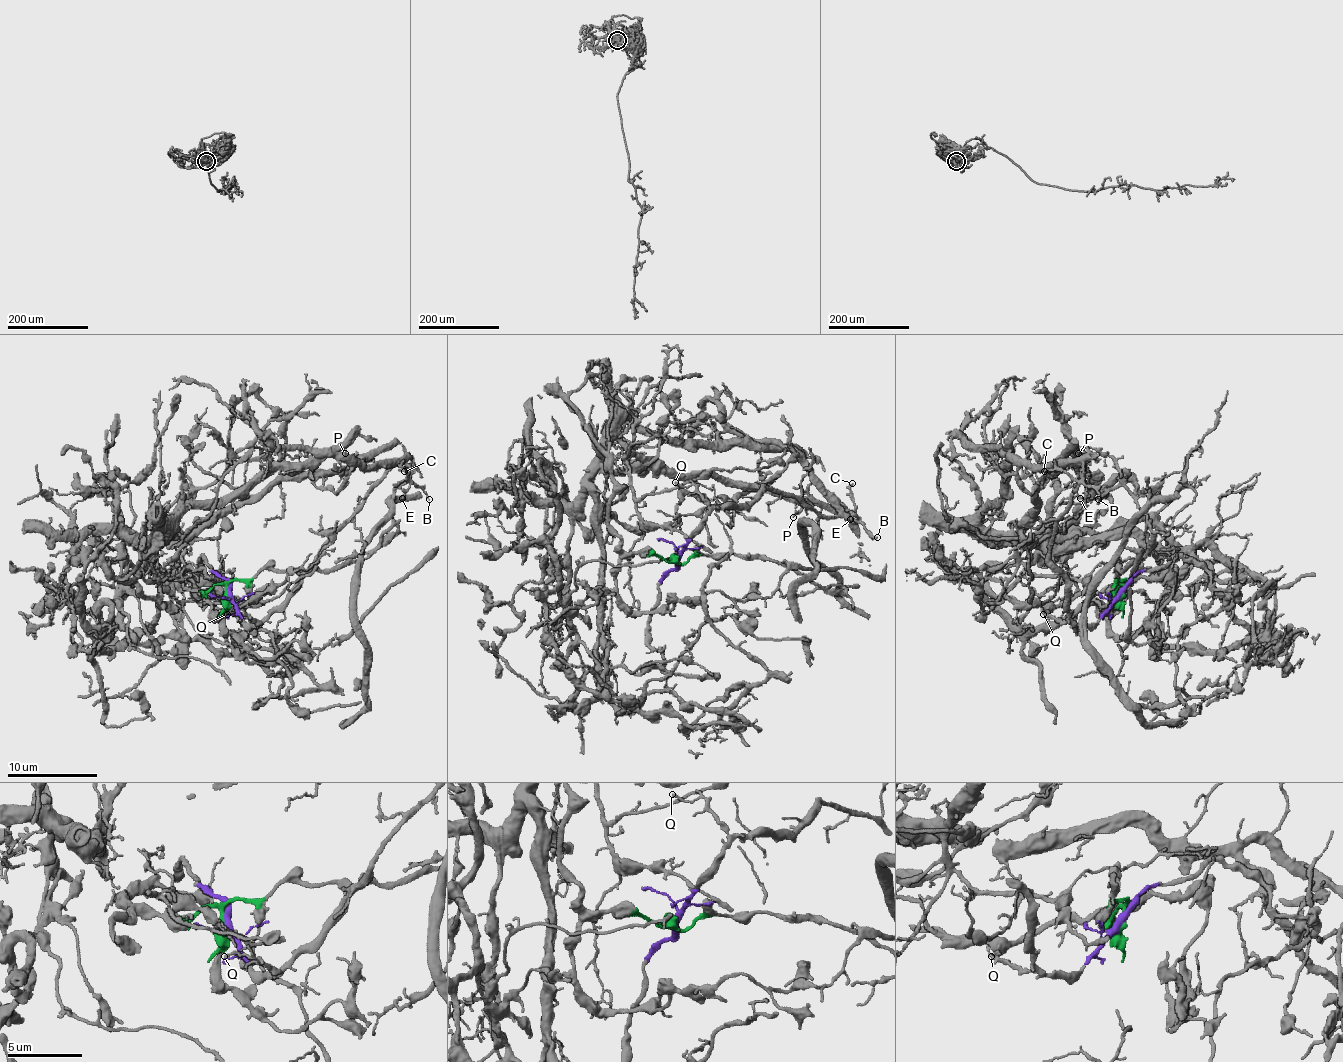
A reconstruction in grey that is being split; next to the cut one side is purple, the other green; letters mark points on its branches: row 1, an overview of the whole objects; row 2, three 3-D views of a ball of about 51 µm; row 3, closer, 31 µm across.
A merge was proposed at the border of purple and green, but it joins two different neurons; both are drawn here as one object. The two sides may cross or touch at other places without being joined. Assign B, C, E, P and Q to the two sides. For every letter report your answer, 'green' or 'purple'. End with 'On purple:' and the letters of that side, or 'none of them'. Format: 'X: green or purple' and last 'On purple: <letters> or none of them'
B: purple
C: purple
E: purple
P: purple
Q: purple
On purple: B, C, E, P, Q

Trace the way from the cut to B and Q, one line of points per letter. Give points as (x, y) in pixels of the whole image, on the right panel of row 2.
B: (1121, 593), (1092, 624), (1076, 624), (1067, 580), (1049, 559), (1049, 539), (1081, 463), (1083, 481), (1099, 499)
Q: (1121, 593), (1092, 624), (1063, 622), (1043, 613)

